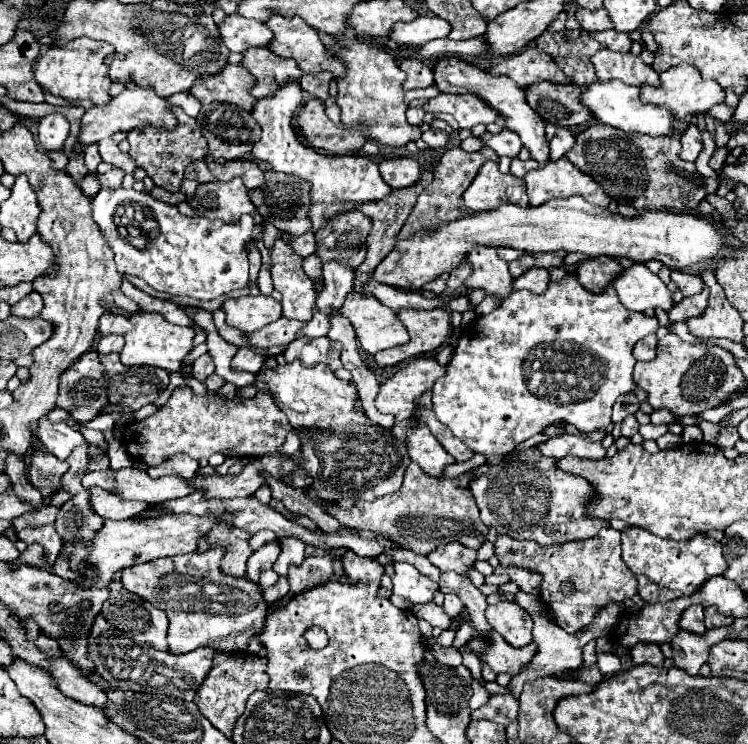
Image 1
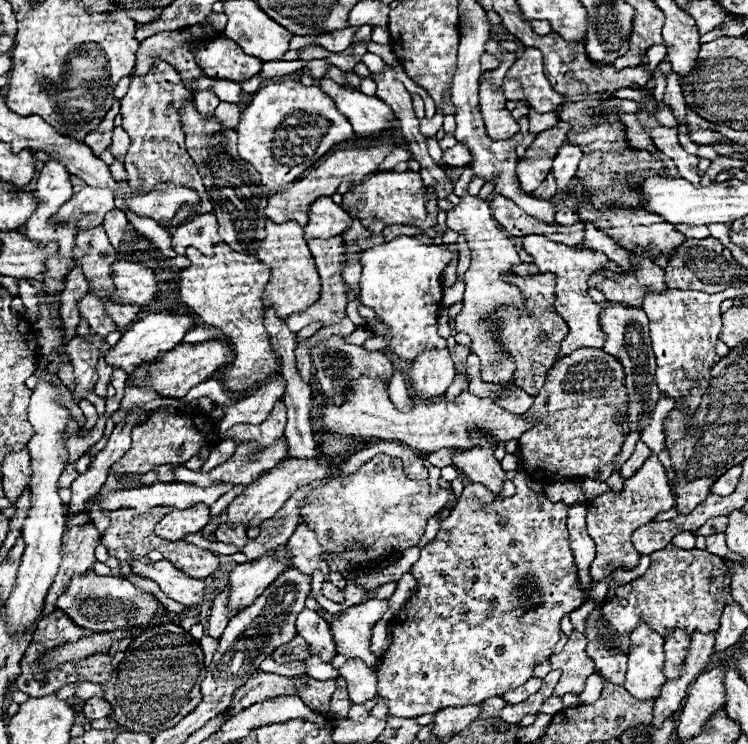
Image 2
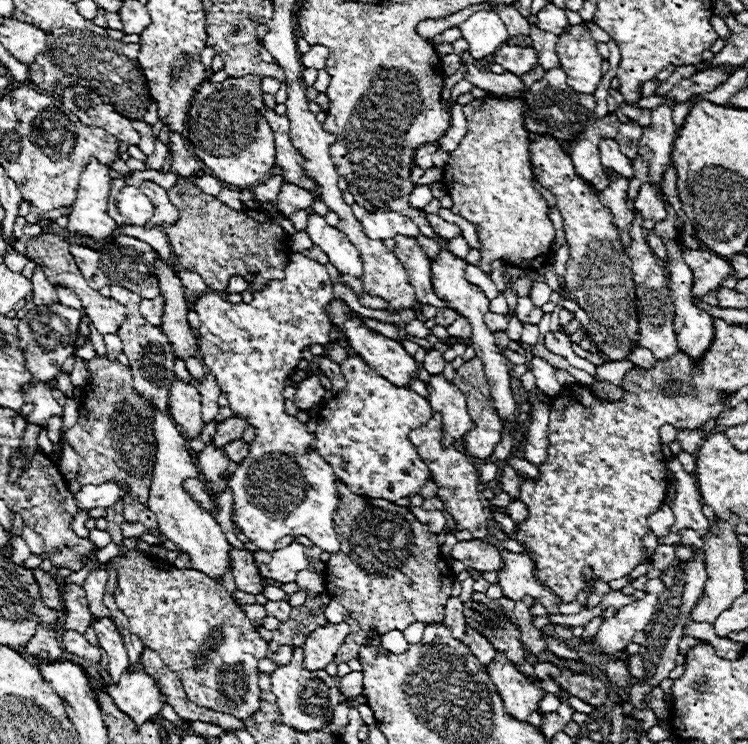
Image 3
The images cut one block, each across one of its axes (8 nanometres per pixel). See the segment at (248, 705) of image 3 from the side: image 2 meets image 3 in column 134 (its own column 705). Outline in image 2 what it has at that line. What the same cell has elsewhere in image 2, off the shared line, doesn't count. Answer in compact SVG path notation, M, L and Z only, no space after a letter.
M674 544L654 552L650 556L650 568L640 578L620 584L612 600L604 600L600 606L606 628L618 636L614 648L630 652L630 632L640 624L648 624L662 638L674 628L682 628L688 634L700 630L702 634L716 632L720 628L720 616L724 606L732 600L730 596L730 574L726 560L708 554L706 550L682 550Z

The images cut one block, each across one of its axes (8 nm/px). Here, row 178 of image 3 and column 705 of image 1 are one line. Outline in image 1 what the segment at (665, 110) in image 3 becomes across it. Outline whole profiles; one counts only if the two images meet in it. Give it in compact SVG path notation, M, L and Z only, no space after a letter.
M712 628L712 630L706 630L704 634L680 630L670 642L674 666L696 676L700 666L708 660L710 646L724 640L724 636L726 636L726 628Z

